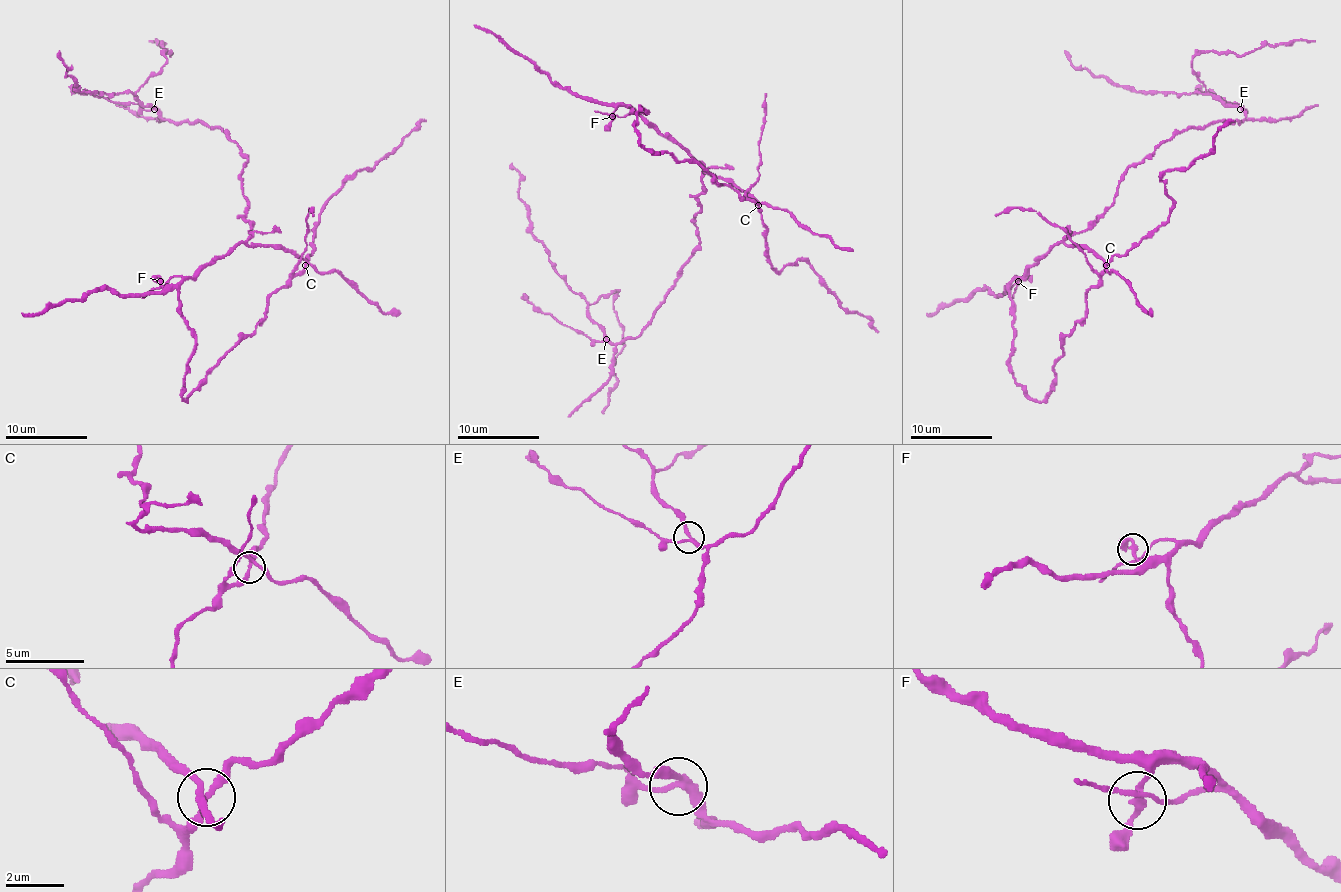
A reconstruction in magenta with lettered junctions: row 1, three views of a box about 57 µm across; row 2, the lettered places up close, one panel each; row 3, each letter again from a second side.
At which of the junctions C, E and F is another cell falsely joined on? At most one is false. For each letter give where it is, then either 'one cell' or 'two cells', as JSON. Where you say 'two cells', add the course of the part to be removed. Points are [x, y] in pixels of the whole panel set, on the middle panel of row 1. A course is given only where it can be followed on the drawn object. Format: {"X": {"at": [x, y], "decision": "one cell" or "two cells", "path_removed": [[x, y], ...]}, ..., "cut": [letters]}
{"C": {"at": [758, 205], "decision": "one cell"}, "E": {"at": [606, 339], "decision": "one cell"}, "F": {"at": [612, 116], "decision": "one cell"}, "cut": []}

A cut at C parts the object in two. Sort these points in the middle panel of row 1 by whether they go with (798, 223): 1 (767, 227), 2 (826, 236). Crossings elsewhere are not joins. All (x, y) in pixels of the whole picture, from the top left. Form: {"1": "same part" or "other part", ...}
{"1": "other part", "2": "same part"}

